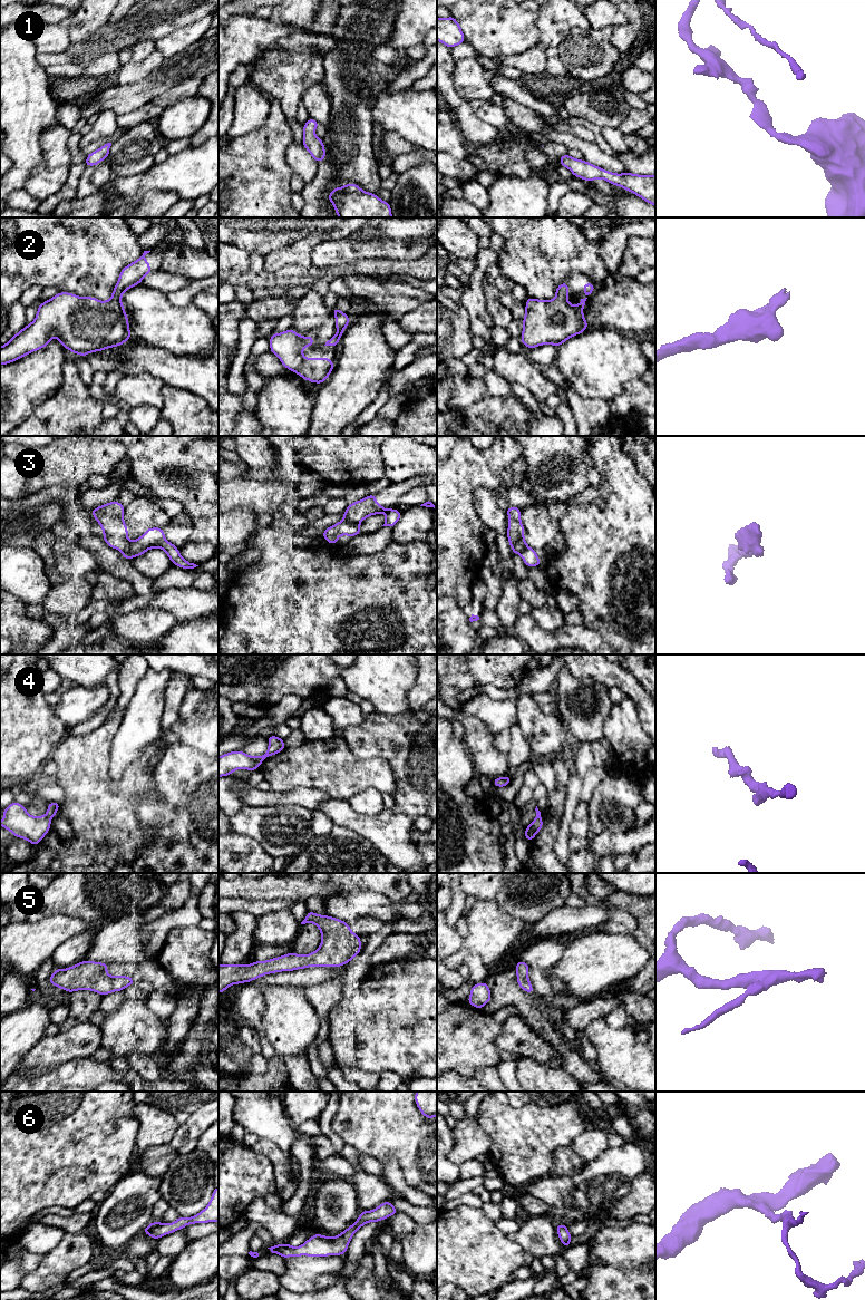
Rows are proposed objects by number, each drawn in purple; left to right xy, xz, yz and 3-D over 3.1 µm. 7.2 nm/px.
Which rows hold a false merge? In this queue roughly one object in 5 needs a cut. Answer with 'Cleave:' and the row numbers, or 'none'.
Cleave: 3

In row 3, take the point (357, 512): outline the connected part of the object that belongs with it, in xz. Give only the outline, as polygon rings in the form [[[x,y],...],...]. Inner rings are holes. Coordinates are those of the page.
[[[370,494],[360,501],[348,504],[342,520],[351,523],[360,523],[370,515],[387,513],[388,511],[388,508],[385,508],[376,501],[375,494]]]

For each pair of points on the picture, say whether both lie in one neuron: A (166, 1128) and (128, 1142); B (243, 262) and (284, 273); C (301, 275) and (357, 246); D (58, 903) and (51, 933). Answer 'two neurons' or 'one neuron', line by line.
A: two neurons
B: two neurons
C: two neurons
D: two neurons

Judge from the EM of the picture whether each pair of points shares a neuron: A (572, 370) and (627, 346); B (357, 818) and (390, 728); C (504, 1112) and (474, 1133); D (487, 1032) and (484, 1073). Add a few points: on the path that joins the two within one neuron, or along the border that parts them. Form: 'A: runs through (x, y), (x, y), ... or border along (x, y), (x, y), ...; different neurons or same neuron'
A: runs through (585, 361), (613, 359); same neuron
B: runs through (387, 817), (404, 801), (404, 758); same neuron
C: border along (477, 1113), (479, 1126), (491, 1141), (487, 1153); different neurons
D: border along (495, 1065), (480, 1066), (475, 1075); different neurons

